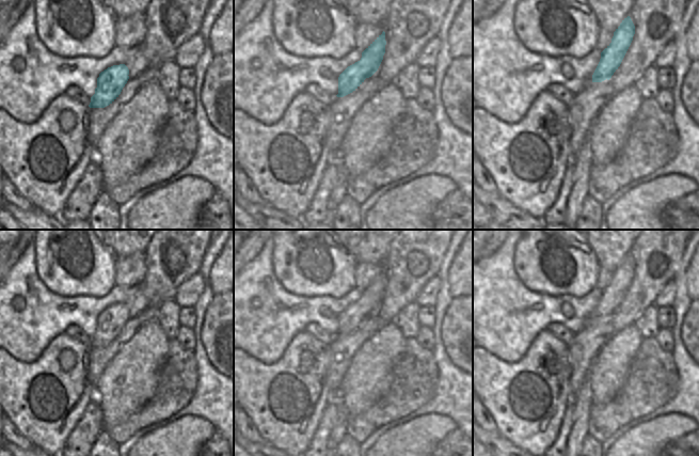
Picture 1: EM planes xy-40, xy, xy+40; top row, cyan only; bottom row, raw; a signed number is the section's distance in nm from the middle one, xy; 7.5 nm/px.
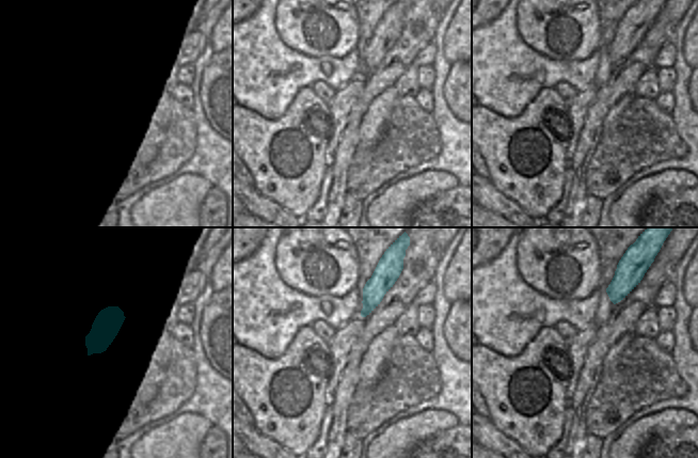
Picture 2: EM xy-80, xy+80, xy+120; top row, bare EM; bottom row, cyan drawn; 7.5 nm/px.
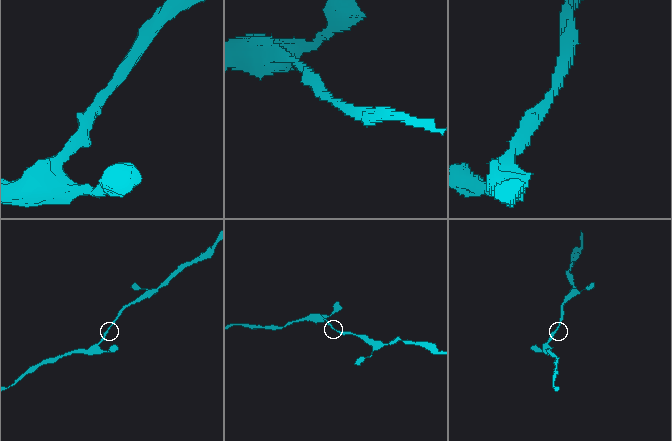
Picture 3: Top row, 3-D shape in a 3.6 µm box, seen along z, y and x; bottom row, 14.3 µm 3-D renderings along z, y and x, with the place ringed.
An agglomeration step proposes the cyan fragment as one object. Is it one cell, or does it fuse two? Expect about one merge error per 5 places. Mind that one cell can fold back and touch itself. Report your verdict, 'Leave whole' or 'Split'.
Leave whole.

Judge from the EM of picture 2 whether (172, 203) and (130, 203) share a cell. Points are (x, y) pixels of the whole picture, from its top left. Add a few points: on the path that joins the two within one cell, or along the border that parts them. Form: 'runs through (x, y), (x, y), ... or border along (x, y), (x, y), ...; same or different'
border along (158, 188), (147, 192), (130, 211), (129, 216); different

